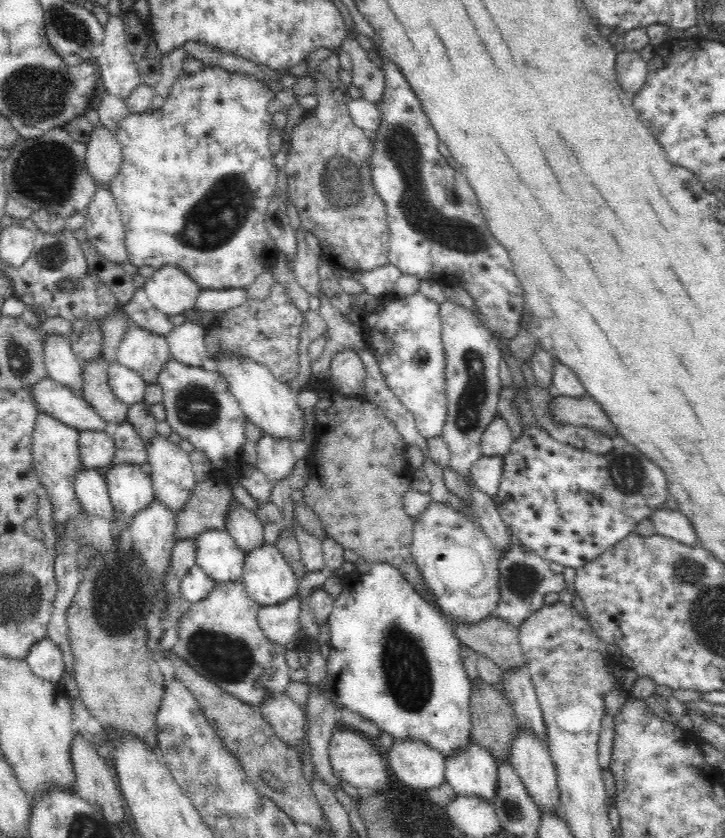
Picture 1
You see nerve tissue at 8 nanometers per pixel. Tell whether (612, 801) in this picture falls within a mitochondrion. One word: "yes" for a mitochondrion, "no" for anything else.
no

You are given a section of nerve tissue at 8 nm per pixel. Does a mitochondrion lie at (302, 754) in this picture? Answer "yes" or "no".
no

